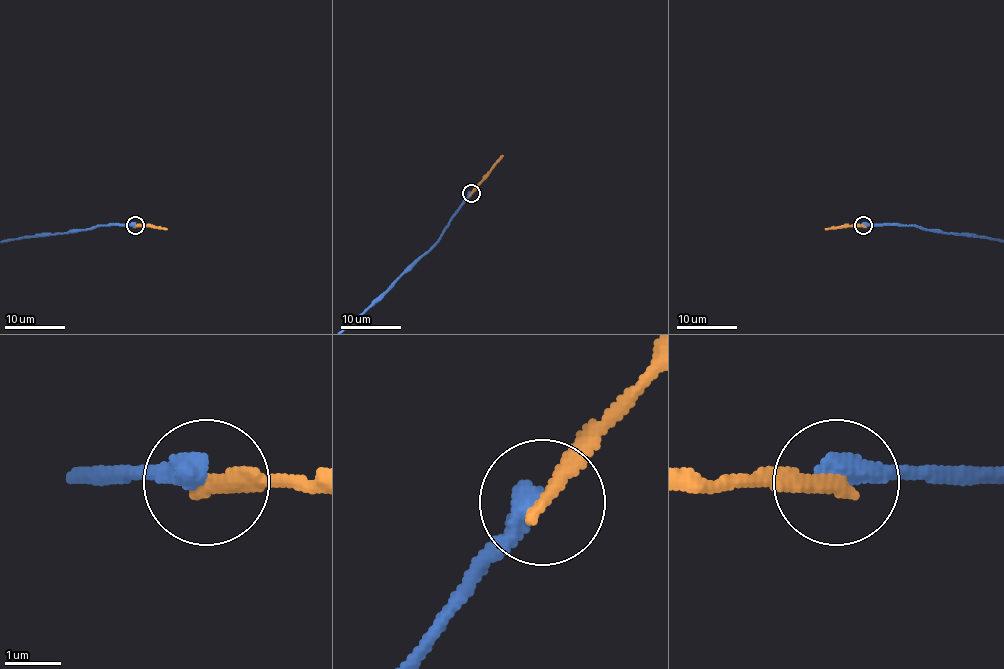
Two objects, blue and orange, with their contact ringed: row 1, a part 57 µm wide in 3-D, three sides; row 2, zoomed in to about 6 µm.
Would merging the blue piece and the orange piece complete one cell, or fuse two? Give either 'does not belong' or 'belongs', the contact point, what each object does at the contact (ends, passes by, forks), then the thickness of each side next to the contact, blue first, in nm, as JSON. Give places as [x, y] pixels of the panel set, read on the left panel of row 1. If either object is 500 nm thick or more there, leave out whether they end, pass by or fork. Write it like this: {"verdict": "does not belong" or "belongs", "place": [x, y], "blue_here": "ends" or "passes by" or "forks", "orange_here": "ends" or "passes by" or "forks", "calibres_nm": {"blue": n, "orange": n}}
{"verdict": "does not belong", "place": [135, 225], "blue_here": "ends", "orange_here": "ends", "calibres_nm": {"blue": 440, "orange": 280}}

